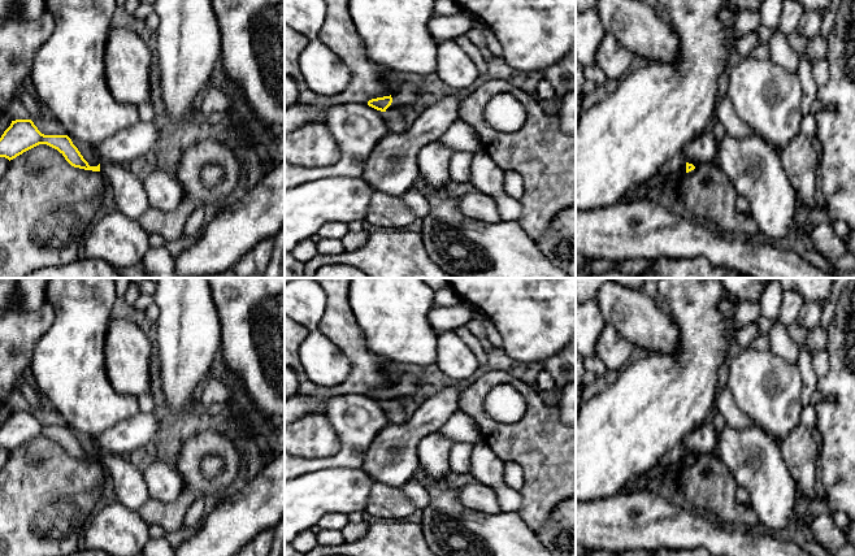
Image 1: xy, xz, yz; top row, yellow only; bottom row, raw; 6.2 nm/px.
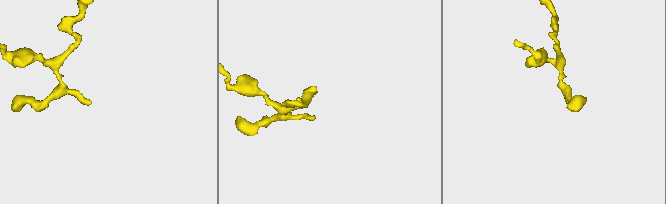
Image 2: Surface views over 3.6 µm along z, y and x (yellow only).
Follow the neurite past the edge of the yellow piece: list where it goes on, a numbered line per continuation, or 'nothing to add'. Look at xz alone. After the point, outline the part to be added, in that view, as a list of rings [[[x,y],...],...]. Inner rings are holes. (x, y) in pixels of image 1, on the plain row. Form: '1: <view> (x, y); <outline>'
1: xz (408, 385); [[[403,373],[400,374],[399,381],[391,385],[392,394],[398,398],[415,396],[418,390],[430,381],[431,378],[429,375]]]

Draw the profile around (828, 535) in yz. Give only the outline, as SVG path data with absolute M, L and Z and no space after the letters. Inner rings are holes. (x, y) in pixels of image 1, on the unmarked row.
M821 513L812 518L811 530L817 543L826 551L834 551L847 544L843 530L836 526L830 513Z

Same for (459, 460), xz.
M455 443L448 456L450 472L455 474L468 474L472 469L470 456L473 444Z

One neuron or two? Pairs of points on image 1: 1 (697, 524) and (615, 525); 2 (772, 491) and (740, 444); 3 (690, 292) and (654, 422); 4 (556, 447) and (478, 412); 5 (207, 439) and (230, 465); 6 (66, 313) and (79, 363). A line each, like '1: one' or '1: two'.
1: one
2: one
3: one
4: one
5: one
6: one

